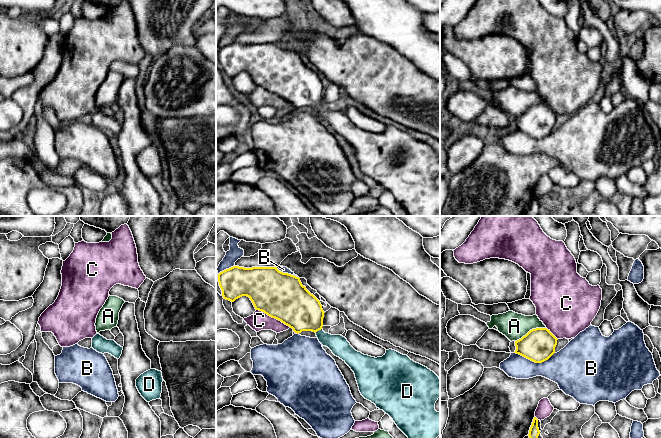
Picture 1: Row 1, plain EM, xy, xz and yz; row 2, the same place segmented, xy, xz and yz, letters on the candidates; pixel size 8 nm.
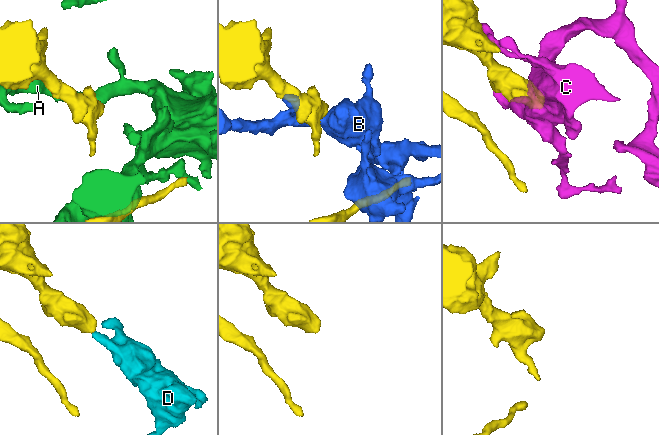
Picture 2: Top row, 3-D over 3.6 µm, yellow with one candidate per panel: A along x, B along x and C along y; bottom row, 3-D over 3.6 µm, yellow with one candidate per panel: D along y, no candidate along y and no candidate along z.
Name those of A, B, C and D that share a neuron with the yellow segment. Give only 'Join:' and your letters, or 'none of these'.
Join: D

